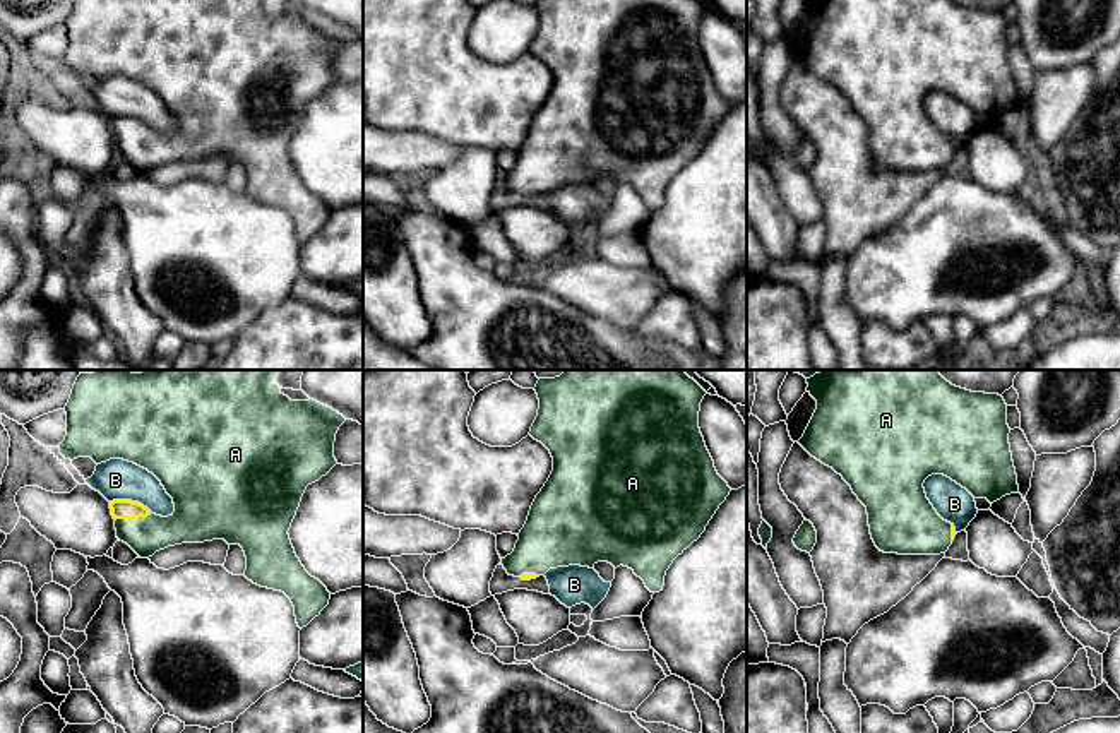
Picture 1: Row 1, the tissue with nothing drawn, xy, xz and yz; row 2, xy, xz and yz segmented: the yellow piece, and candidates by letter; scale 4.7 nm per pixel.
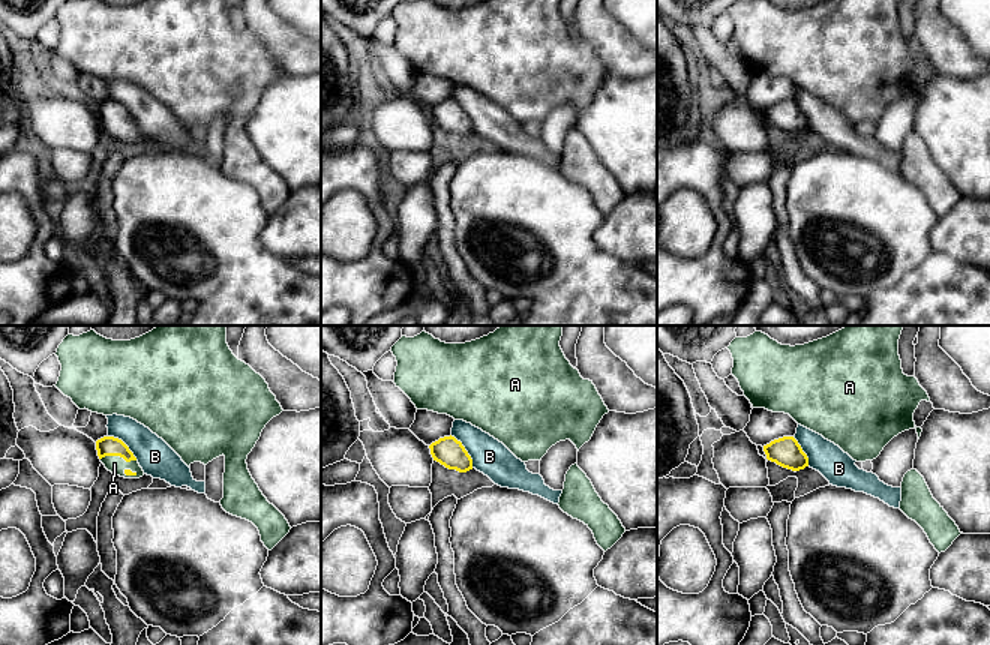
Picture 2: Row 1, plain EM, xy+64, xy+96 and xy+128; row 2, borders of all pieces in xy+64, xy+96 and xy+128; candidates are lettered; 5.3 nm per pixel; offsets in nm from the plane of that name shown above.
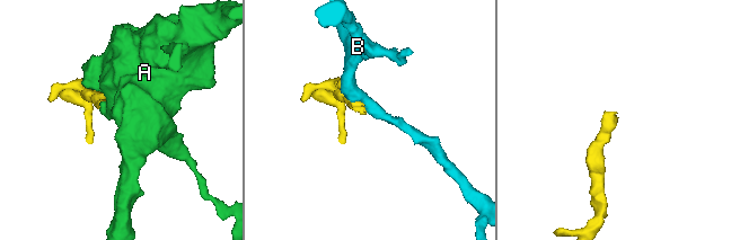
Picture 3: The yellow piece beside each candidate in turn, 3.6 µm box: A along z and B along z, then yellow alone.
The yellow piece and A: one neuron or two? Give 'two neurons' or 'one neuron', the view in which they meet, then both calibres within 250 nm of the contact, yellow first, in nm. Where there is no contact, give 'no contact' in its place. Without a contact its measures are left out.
one neuron; contact in xy; calibres 100 and 180 nm

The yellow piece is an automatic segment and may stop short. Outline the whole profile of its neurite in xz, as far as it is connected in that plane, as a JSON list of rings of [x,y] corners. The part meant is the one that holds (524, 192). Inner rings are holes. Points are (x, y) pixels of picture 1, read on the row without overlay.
[[[536,0],[534,7],[539,15],[539,26],[529,51],[550,67],[553,87],[531,122],[514,168],[502,175],[500,180],[509,192],[531,197],[557,183],[581,182],[593,185],[598,178],[608,178],[615,185],[620,182],[632,185],[651,209],[663,207],[664,192],[673,176],[700,154],[731,108],[728,99],[718,91],[699,45],[700,19],[707,9],[699,0]]]

